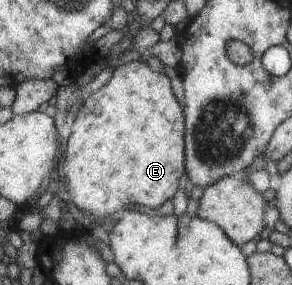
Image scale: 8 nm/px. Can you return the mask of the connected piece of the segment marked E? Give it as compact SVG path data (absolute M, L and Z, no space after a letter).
M140 60L116 66L102 87L85 95L70 125L63 152L67 195L77 209L94 217L106 217L130 203L157 209L176 193L178 179L184 173L182 109L178 102L174 101L168 77Z

